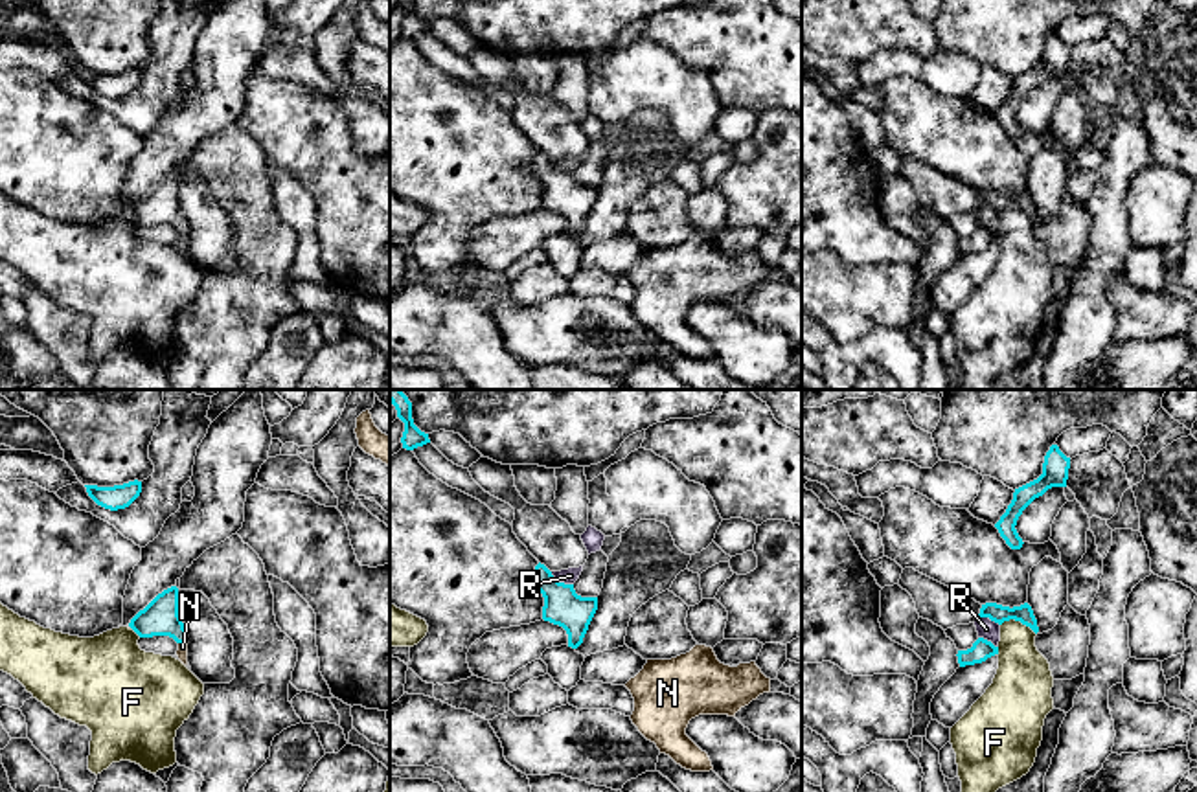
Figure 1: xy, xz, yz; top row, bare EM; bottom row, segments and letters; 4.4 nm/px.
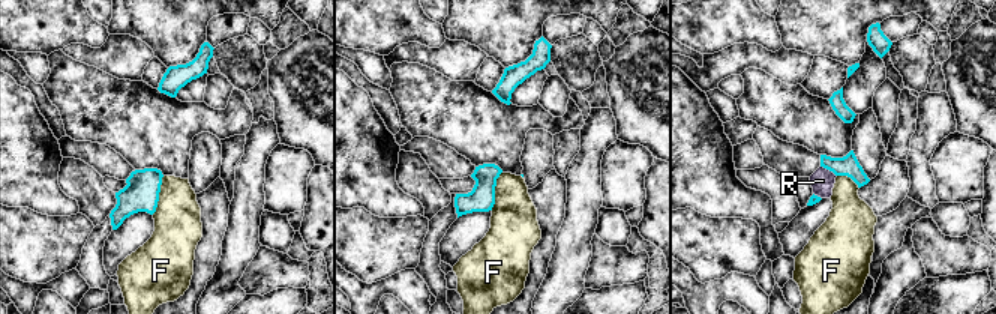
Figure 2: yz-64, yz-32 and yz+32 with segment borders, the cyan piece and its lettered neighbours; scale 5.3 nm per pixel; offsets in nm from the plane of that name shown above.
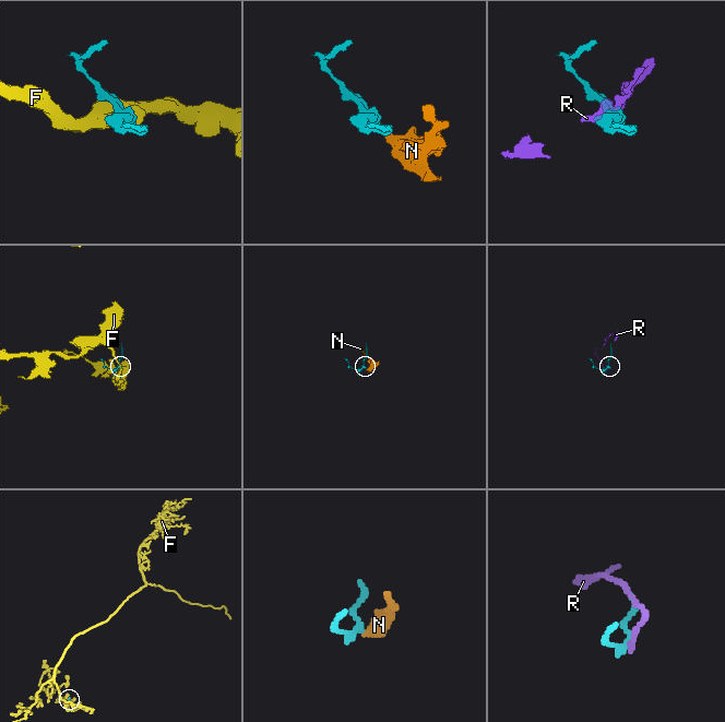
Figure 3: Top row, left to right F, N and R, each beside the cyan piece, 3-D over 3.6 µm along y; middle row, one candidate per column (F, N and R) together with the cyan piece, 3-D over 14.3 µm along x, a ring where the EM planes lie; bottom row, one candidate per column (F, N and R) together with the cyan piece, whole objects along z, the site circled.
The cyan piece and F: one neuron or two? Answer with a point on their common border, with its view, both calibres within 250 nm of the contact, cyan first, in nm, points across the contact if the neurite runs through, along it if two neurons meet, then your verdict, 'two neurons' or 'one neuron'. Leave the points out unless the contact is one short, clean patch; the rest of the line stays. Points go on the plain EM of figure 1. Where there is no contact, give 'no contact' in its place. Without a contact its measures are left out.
contact yz (1019, 208); calibres 80 and 240 nm; border yz (1001, 212), (1019, 208), (1036, 223); two neurons

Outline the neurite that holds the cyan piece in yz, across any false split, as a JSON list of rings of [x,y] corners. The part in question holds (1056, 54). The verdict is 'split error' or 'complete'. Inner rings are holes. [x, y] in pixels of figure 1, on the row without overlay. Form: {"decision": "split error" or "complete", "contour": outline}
{"decision": "complete", "contour": [[[1052,33],[1044,44],[1043,62],[1037,68],[1015,77],[1011,92],[1008,94],[1000,108],[995,112],[1000,125],[1011,138],[1020,138],[1024,132],[1015,118],[1022,99],[1035,86],[1043,85],[1048,77],[1066,75],[1068,57],[1070,57],[1070,46],[1066,46],[1057,33]]]}

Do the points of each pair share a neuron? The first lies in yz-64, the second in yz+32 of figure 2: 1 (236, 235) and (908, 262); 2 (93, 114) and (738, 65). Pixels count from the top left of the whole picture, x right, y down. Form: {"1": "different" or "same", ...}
{"1": "same", "2": "different"}

